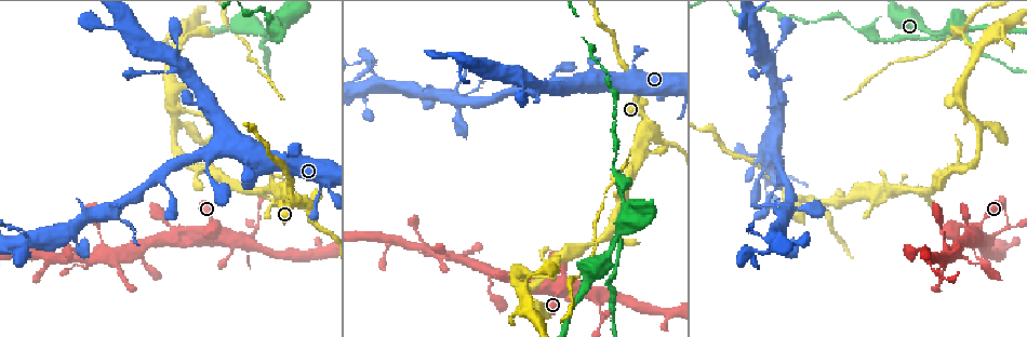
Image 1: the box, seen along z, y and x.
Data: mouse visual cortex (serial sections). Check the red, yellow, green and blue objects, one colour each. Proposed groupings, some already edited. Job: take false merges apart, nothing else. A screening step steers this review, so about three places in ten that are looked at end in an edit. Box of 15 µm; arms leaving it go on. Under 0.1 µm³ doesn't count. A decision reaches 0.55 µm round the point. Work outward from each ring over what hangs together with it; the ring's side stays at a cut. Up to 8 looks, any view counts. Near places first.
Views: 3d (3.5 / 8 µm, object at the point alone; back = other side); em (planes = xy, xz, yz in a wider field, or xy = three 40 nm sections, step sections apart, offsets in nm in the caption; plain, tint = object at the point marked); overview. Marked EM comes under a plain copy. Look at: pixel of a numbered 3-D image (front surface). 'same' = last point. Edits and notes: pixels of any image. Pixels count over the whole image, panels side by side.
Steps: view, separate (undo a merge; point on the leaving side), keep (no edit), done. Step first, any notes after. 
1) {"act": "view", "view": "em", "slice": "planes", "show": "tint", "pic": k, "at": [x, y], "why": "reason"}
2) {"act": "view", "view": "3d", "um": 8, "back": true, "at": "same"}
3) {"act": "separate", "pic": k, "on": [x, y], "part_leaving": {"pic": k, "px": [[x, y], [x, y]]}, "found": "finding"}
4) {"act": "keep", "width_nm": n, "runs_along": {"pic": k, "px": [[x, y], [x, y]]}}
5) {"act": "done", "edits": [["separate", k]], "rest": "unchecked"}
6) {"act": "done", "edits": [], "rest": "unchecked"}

{"act": "view", "view": "3d", "um": 8, "pic": 1, "at": [634, 98]}

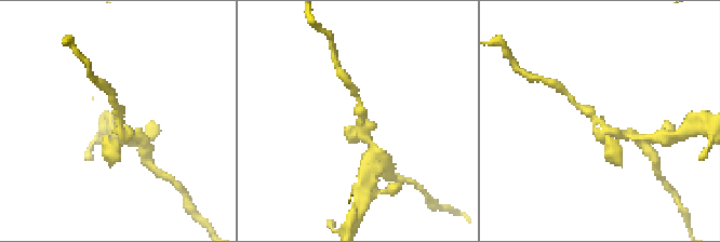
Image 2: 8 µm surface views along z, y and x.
{"act": "view", "view": "em", "slice": "xy", "step": 5, "show": "tint", "pic": 2, "at": [121, 126]}

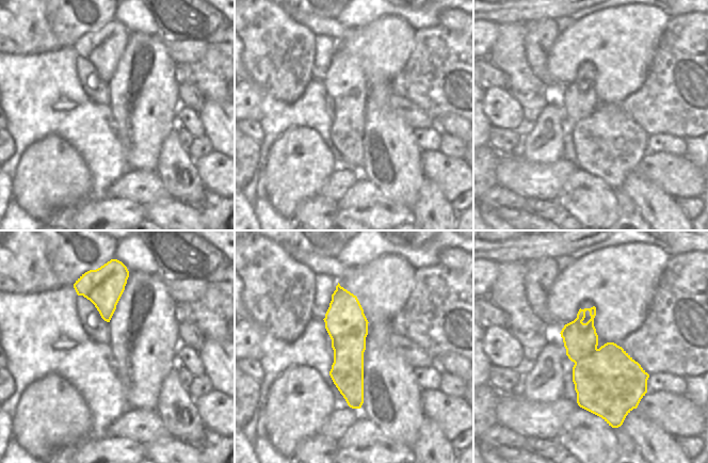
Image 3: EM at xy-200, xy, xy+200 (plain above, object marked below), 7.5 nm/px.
{"act": "keep", "runs_along": {"pic": 3, "px": [[338, 288], [357, 405]]}, "found": "one cell here"}

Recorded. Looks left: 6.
{"act": "view", "view": "3d", "um": 3.5, "pic": 1, "at": [31, 237], "why": "branch point"}

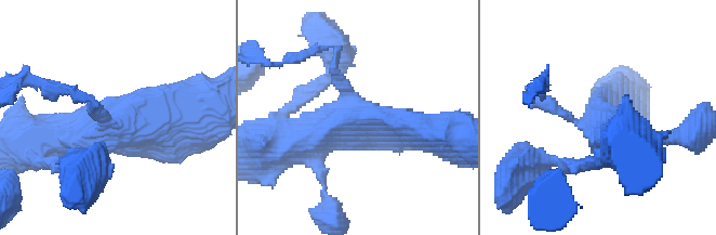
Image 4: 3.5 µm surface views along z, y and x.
{"act": "view", "view": "em", "slice": "planes", "show": "tint", "pic": 4, "at": [583, 125], "arms": 3, "arm_widths_nm": [150, 500, 600]}

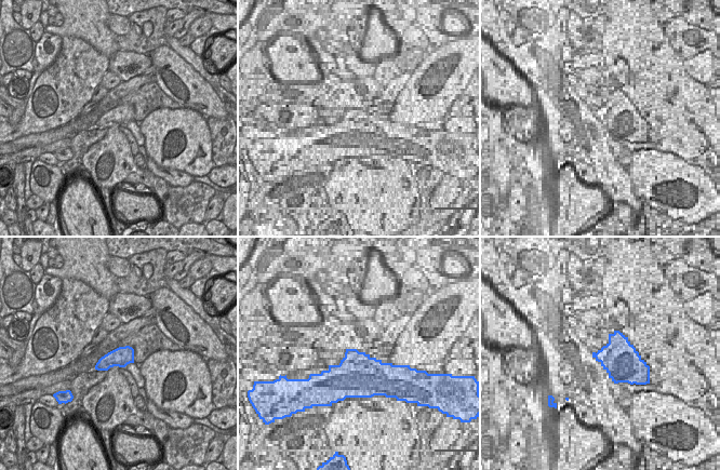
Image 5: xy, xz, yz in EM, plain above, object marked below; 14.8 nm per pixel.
{"act": "separate", "pic": 4, "on": [542, 102], "found": "two cells meet here"}

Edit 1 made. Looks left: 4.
{"act": "view", "view": "3d", "um": 3.5, "pic": 1, "at": [610, 256], "why": "branch point"}

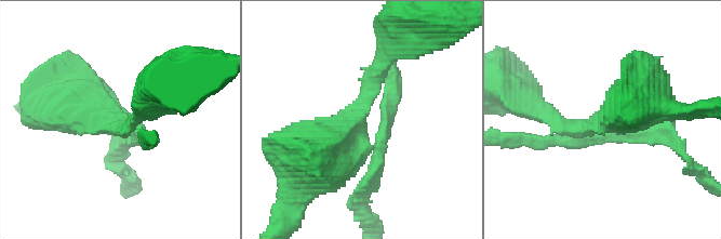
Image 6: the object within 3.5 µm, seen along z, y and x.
{"act": "view", "view": "em", "slice": "xy", "step": 2, "show": "tint", "pic": 6, "at": [116, 120], "arms": 4, "arm_widths_nm": [200, 200, 200, 800], "why": "shape alone is not enough"}

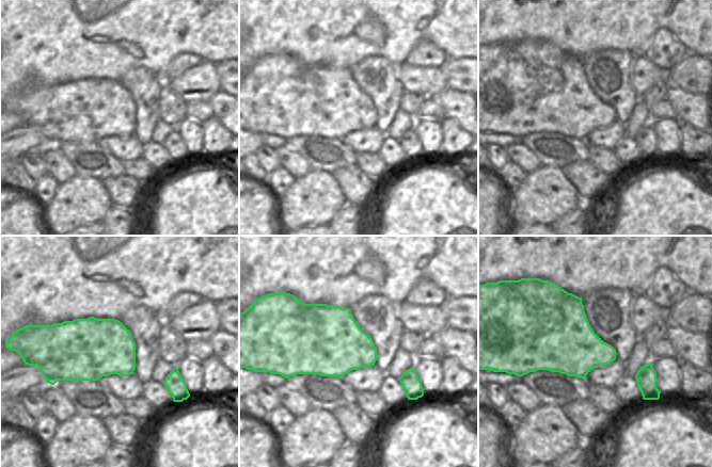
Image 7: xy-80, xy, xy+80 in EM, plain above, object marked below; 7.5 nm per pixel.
{"act": "separate", "pic": 6, "on": [365, 189], "part_leaving": {"pic": 6, "px": [[374, 149], [391, 66]]}, "found": "a second cell is stuck on"}

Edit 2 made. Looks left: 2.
{"act": "done", "edits": [["separate", 4], ["separate", 6]], "rest": "unchecked"}

